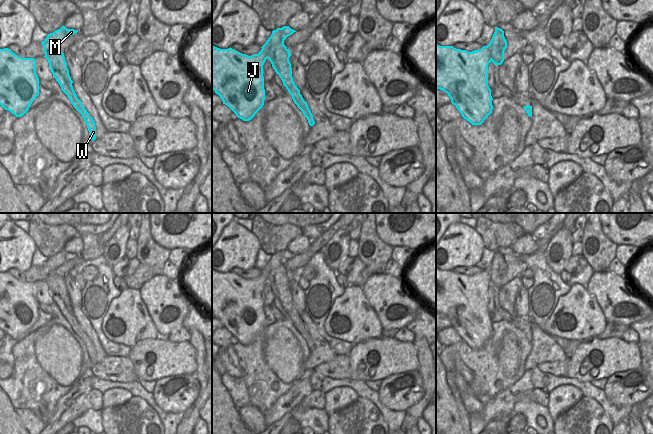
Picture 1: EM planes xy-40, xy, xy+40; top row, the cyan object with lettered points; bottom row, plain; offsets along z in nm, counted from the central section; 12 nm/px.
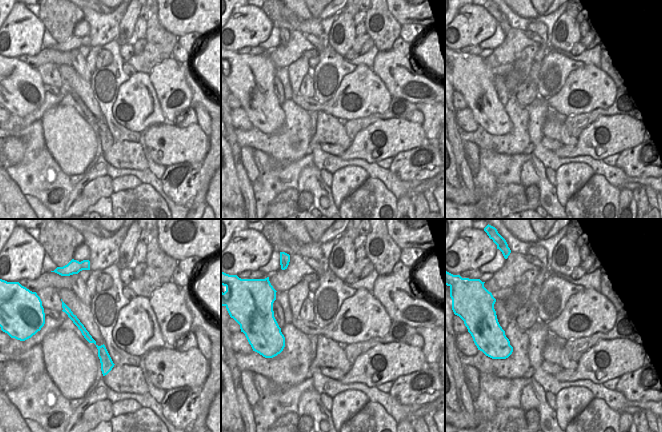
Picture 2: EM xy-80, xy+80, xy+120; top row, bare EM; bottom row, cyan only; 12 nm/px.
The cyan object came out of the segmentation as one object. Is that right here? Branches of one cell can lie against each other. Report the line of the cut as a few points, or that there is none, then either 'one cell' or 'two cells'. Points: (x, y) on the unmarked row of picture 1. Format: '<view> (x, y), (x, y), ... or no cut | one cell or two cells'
xy+40 (486, 270), (492, 284) | two cells

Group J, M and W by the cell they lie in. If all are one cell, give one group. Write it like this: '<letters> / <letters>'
J / M W

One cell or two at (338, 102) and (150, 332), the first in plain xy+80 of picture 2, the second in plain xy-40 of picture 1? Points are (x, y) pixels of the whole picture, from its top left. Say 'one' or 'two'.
one

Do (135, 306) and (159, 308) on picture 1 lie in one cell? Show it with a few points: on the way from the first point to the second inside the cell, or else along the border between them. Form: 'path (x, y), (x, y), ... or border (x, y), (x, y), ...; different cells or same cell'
border (139, 290), (140, 297), (156, 329); different cells

